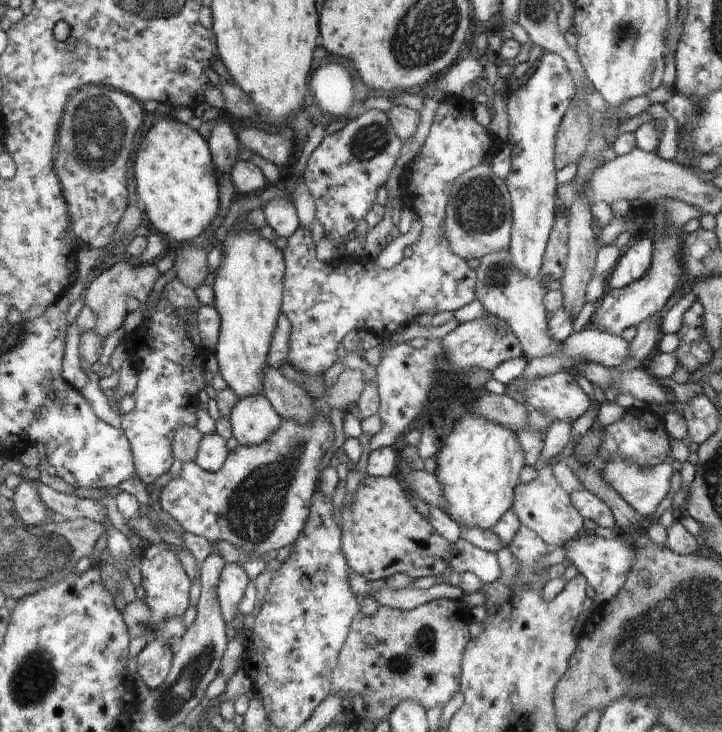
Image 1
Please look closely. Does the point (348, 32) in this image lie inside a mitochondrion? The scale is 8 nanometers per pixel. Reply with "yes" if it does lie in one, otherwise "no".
no

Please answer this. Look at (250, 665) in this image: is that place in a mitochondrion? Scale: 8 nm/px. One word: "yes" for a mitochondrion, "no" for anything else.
no

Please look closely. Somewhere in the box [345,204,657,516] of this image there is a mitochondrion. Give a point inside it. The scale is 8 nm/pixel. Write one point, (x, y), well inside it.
(497, 276)

